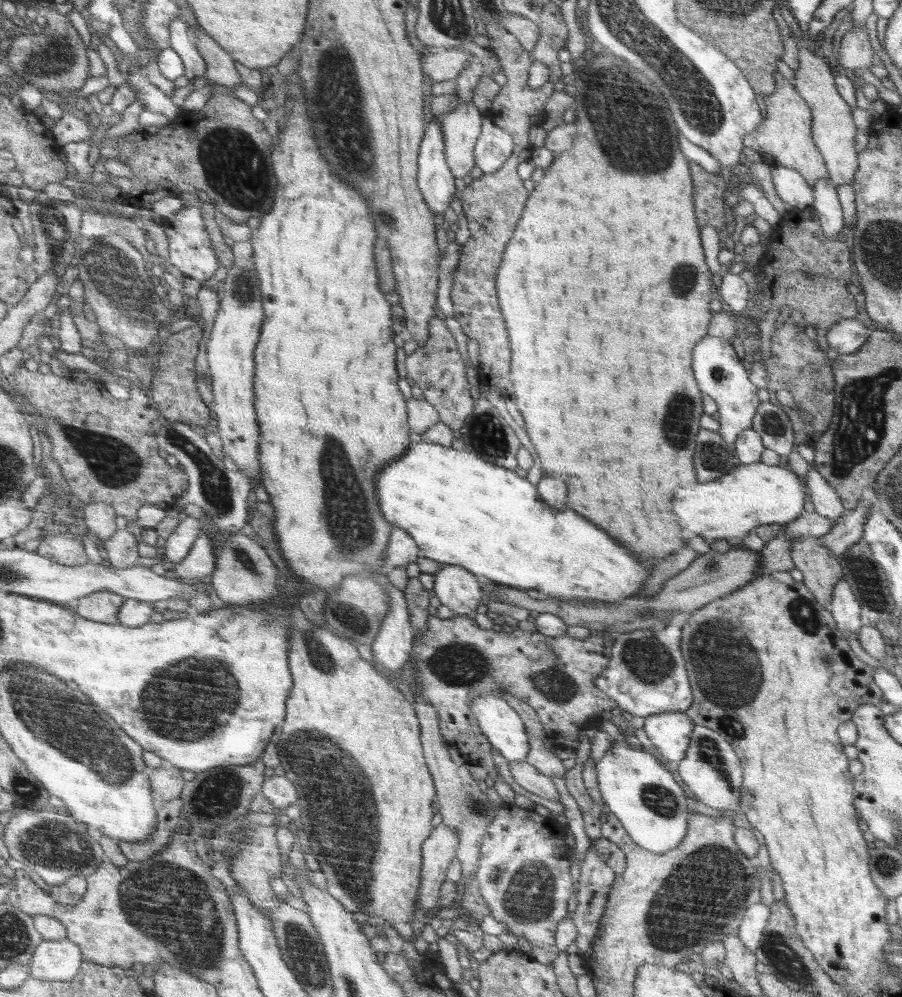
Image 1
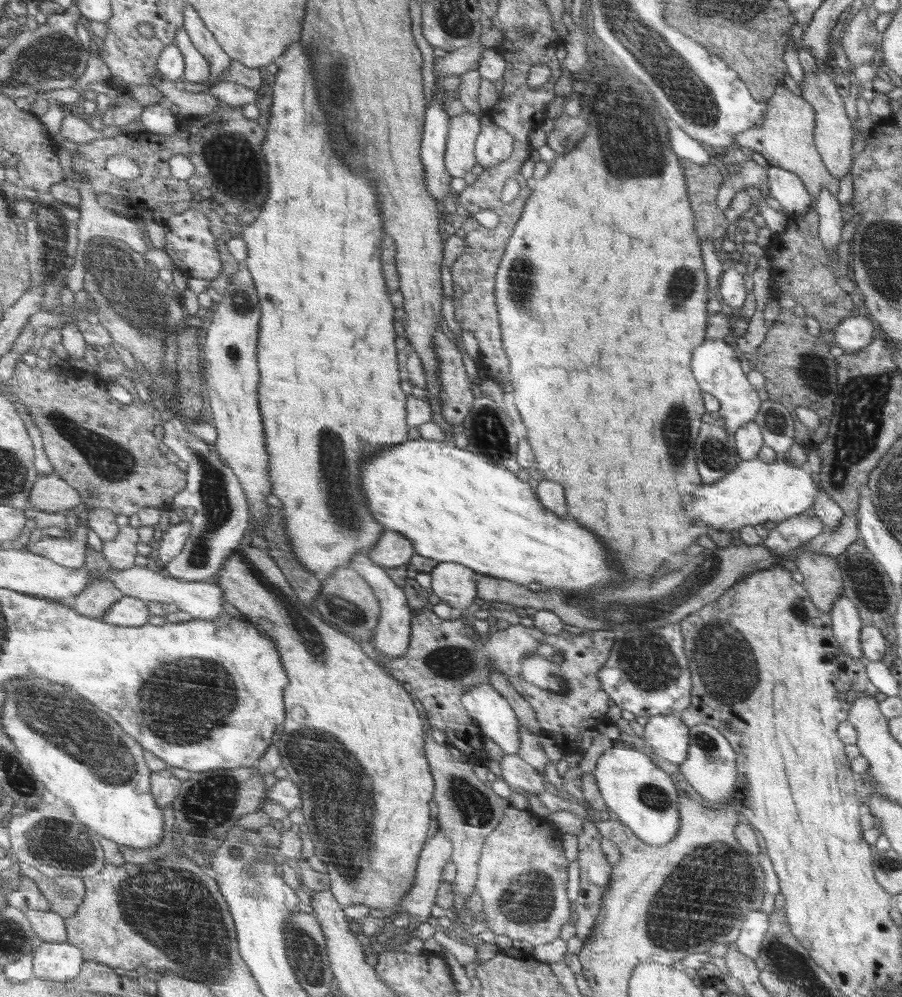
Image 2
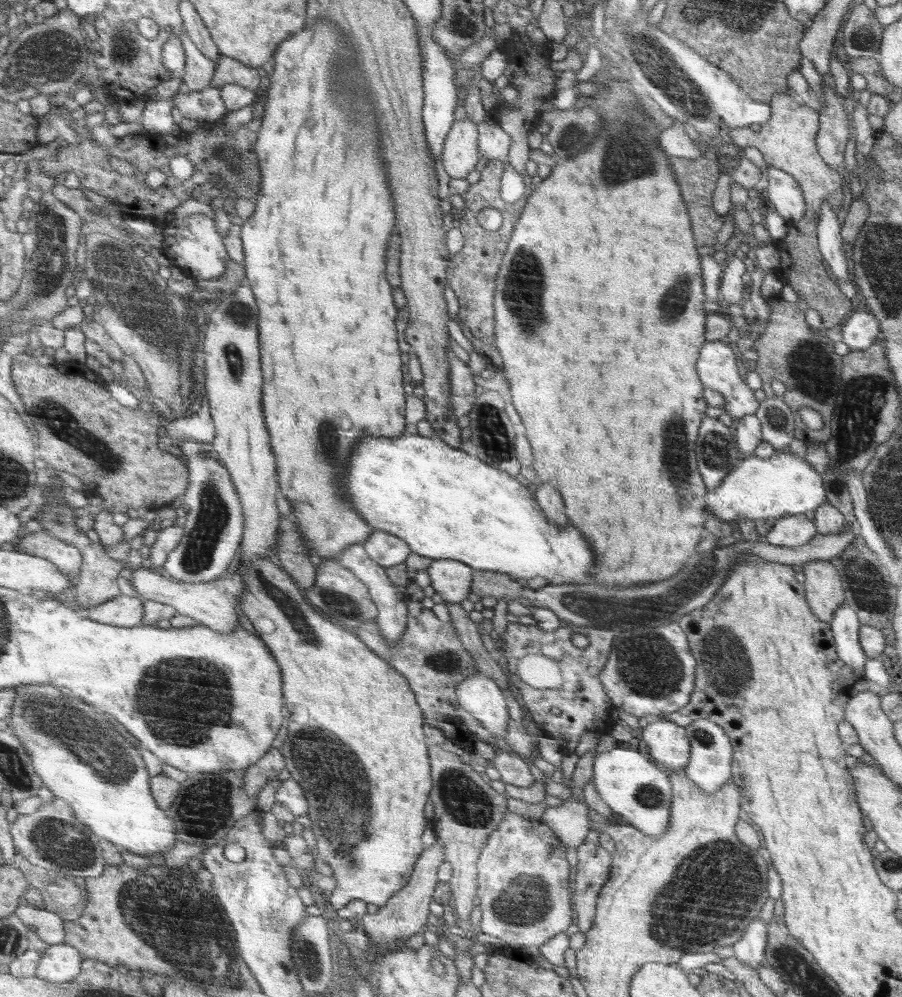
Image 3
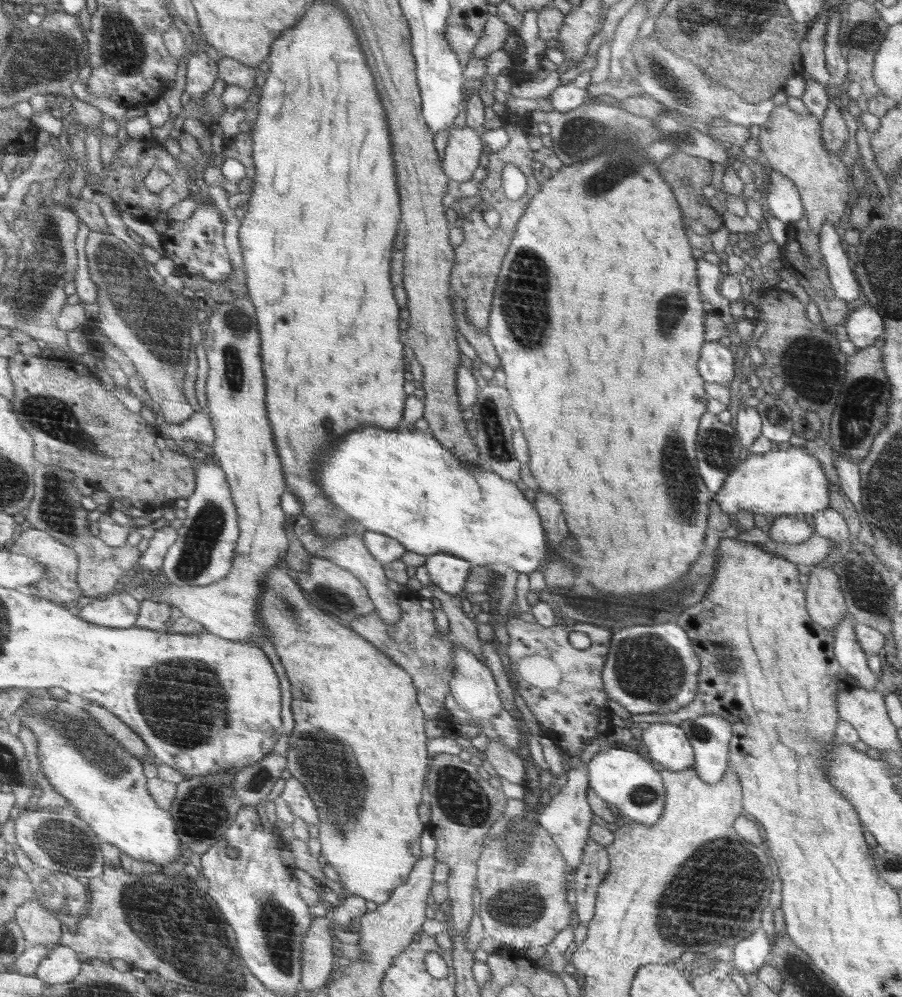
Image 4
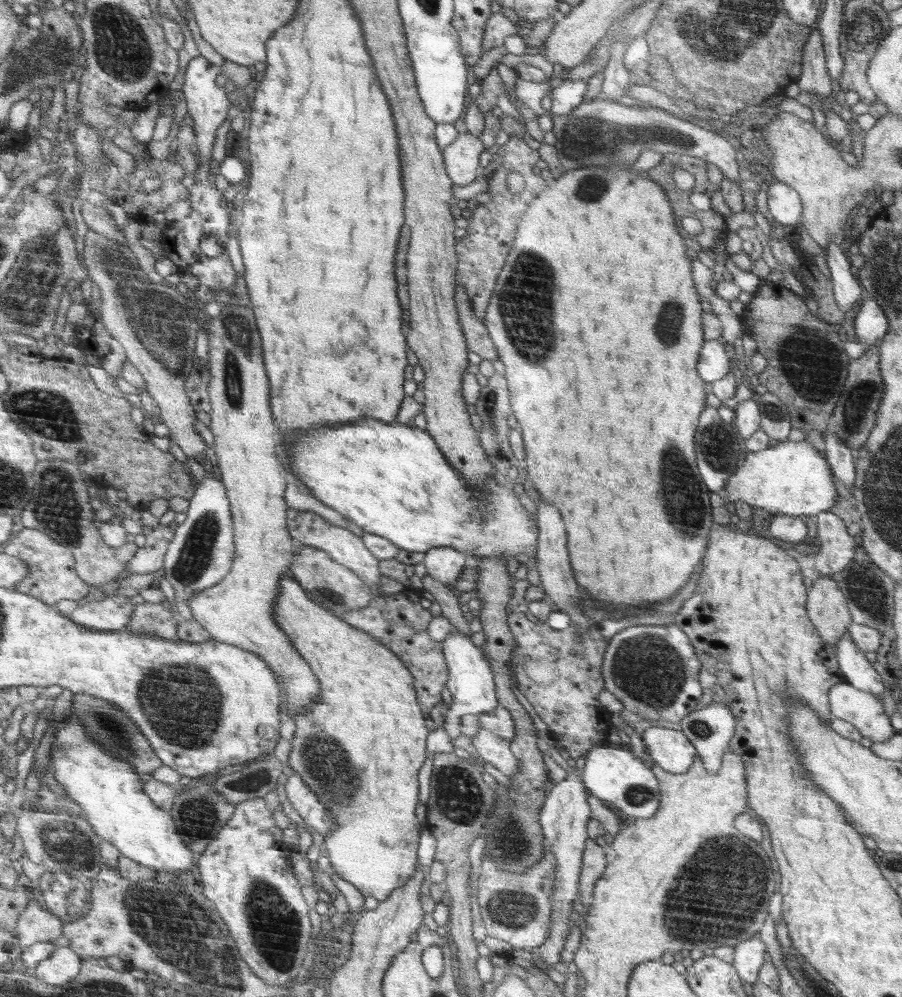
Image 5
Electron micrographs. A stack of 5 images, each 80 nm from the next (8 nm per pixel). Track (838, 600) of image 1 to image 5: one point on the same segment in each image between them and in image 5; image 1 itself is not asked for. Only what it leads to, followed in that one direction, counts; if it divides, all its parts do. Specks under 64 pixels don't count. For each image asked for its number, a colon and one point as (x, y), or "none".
2: (847, 624)
3: (846, 624)
4: (849, 653)
5: (855, 665)

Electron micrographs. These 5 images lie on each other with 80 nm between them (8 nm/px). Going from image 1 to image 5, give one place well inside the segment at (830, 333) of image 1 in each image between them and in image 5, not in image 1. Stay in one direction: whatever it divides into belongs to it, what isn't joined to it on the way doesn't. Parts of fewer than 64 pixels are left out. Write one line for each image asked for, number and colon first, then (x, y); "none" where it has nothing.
2: (854, 333)
3: (860, 329)
4: (863, 326)
5: (870, 324)

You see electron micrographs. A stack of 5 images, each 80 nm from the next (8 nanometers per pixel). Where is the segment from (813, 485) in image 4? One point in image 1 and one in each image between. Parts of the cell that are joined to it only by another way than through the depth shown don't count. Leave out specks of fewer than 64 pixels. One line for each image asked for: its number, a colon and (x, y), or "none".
1: (757, 494)
2: (756, 491)
3: (784, 484)

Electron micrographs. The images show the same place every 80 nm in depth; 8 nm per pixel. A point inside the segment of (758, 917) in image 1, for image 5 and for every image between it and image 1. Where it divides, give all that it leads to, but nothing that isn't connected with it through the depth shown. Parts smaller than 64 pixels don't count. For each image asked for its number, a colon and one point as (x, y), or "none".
2: (749, 942)
3: (749, 951)
4: (752, 953)
5: (749, 957)

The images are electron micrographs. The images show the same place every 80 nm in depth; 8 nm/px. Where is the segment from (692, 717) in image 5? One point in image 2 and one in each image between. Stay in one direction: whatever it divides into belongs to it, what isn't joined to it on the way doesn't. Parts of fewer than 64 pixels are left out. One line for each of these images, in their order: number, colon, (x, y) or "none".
2: (711, 768)
3: (710, 763)
4: (710, 735)

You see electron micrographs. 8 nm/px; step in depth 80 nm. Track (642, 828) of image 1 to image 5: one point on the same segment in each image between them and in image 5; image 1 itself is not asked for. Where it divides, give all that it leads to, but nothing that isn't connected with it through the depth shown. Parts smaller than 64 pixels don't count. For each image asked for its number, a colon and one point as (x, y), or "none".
2: (642, 795)
3: (630, 784)
4: (620, 777)
5: (612, 774)

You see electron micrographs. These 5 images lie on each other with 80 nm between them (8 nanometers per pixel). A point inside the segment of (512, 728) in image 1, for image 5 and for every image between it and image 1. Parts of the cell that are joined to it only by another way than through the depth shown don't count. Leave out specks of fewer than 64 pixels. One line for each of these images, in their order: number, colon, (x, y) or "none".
2: (492, 713)
3: (479, 695)
4: (474, 689)
5: (472, 683)

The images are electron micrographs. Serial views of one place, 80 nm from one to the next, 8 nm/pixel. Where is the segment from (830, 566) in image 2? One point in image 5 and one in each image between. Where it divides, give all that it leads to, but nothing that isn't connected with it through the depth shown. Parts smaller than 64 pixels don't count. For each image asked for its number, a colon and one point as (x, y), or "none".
3: (825, 592)
4: (826, 602)
5: (828, 609)

